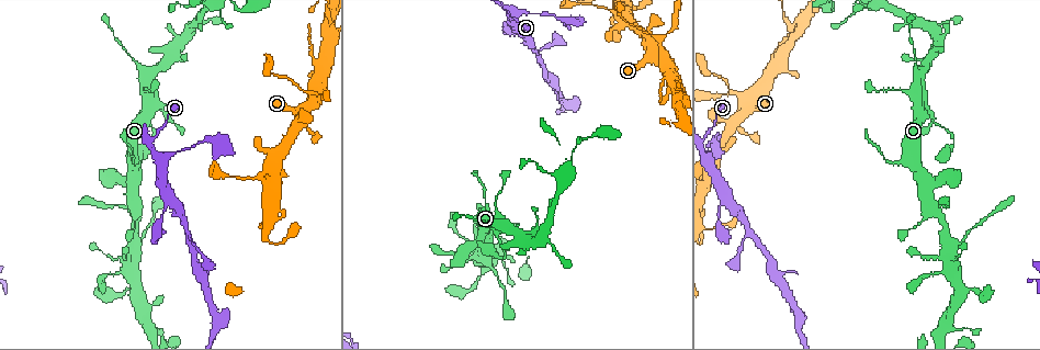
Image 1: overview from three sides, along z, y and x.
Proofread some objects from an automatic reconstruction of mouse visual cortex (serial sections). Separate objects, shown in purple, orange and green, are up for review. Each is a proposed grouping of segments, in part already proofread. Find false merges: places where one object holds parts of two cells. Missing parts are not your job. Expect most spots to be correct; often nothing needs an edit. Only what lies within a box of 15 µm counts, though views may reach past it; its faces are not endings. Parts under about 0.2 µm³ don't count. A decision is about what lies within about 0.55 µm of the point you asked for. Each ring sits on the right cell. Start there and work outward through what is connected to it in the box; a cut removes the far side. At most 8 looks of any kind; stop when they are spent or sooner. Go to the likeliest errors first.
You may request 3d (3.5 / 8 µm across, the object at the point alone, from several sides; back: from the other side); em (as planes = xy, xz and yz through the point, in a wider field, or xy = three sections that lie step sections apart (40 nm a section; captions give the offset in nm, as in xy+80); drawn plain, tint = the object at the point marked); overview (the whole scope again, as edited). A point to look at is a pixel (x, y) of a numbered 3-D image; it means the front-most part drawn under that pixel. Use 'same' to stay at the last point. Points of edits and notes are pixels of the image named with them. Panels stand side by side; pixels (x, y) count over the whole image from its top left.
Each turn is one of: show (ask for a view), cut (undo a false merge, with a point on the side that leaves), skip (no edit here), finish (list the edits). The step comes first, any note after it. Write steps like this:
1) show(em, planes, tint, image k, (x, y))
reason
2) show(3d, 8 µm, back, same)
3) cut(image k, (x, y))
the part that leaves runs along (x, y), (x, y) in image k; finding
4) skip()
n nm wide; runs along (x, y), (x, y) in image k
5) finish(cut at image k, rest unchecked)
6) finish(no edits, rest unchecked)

show(3d, 3.5 µm, back, image 1, (665, 35))
thin neck

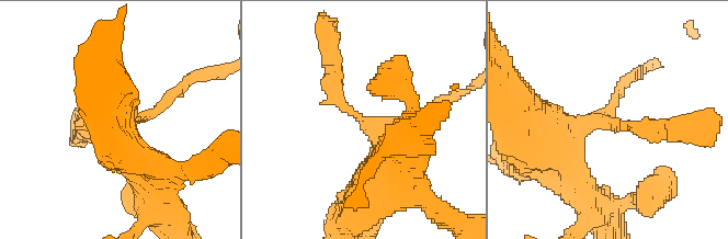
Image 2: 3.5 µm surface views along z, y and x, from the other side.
show(em, xy, step 1, tint, image 2, (358, 118))

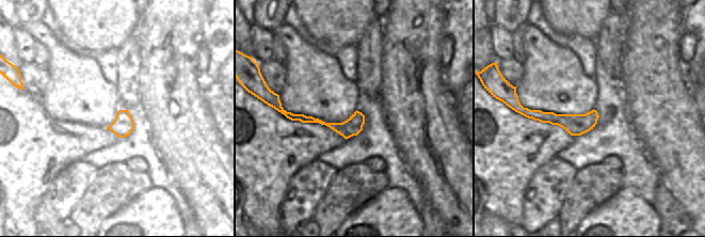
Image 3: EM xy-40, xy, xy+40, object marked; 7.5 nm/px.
skip()
runs along (371, 184), (377, 132), (340, 103), (330, 56) in image 2; continuous, no second cell

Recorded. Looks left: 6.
show(3d, 3.5 µm, image 1, (934, 122))
abrupt turn

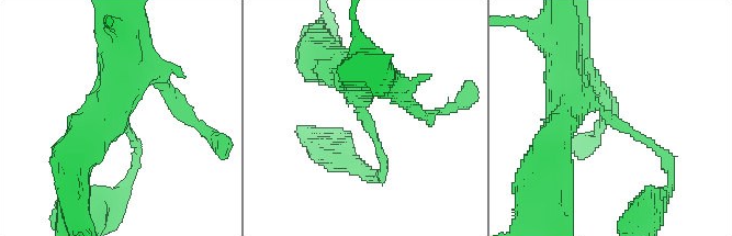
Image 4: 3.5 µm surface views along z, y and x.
show(em, xy, step 5, tint, image 4, (364, 114))
arms of 150, 450 nm; need the tissue

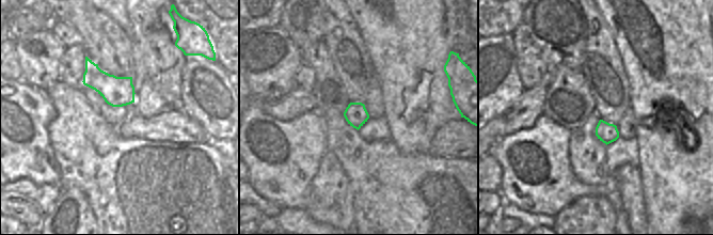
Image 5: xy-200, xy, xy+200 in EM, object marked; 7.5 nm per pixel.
skip()
runs along (340, 67), (384, 168) in image 4; all the same cell

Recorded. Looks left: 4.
show(3d, 3.5 µm, back, image 1, (531, 13))
a narrow waist

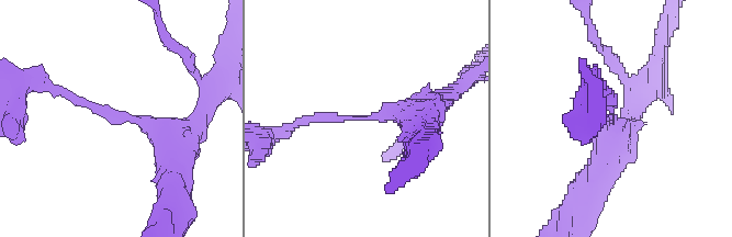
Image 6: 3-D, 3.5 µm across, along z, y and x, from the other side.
show(em, xy, step 1, plain, image 6, (362, 118))
arms of 150, 350 nm; shape alone is not enough

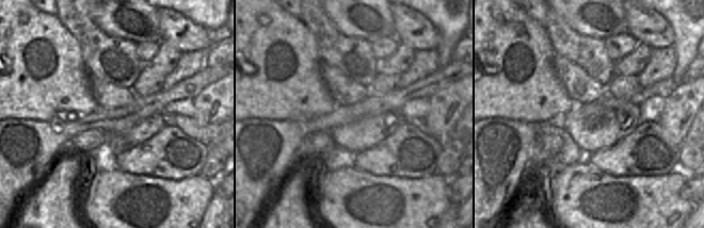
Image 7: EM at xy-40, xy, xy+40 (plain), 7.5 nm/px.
show(em, xy, step 1, tint, same)

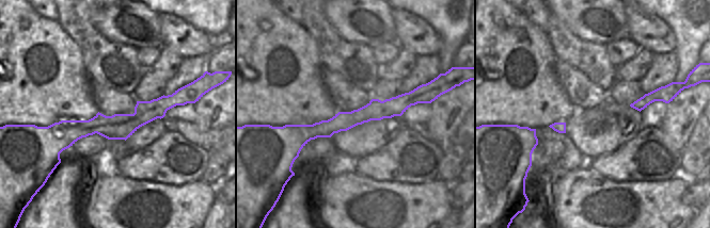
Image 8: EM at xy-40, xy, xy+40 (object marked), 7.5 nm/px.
skip()
runs along (184, 139), (49, 89) in image 6; continuous, no second cell

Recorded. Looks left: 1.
finish(no edits, rest unchecked)

